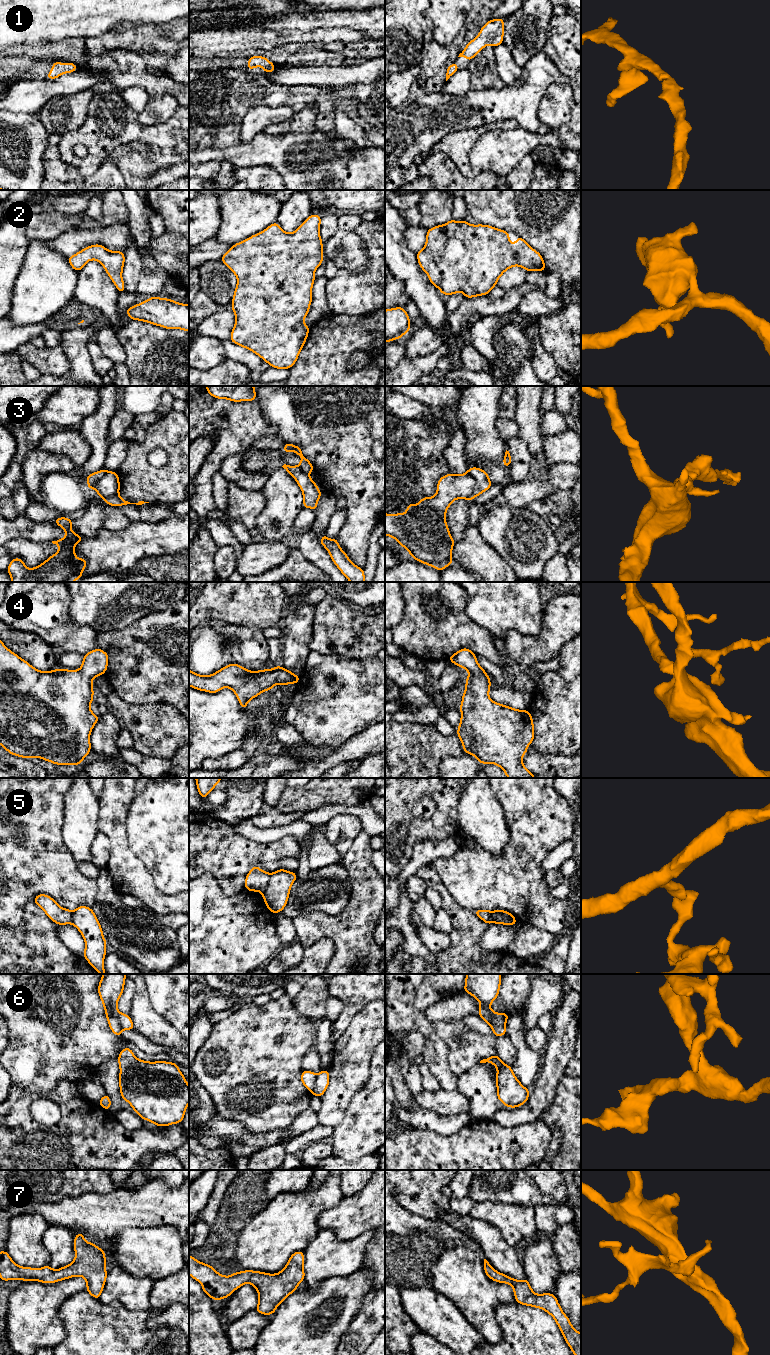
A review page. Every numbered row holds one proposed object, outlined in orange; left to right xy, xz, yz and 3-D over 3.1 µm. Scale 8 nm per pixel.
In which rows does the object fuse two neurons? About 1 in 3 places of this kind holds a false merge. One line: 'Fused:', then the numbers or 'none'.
Fused: 3, 5, 6

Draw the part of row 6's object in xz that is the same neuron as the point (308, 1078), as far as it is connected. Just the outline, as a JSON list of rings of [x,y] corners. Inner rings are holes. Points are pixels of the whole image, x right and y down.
[[[303,1070],[301,1073],[301,1082],[310,1092],[312,1092],[316,1084],[316,1076],[317,1074],[308,1070]]]

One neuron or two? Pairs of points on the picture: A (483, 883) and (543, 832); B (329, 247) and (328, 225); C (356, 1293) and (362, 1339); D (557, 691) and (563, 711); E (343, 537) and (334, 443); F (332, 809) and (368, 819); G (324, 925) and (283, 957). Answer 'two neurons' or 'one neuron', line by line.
A: one neuron
B: two neurons
C: two neurons
D: one neuron
E: one neuron
F: one neuron
G: two neurons

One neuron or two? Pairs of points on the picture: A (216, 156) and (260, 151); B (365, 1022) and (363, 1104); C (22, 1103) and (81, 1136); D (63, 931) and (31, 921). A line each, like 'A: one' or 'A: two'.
A: one
B: two
C: one
D: two

